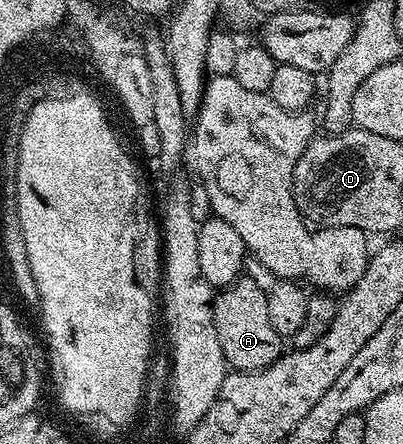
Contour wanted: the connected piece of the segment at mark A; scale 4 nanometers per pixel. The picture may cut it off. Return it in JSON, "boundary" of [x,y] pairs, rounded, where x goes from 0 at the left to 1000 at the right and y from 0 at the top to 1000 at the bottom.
{"boundary":[[[598,622],[553,646],[526,673],[541,775],[551,784],[558,818],[578,836],[628,842],[633,833],[658,833],[707,795],[707,773],[695,752],[680,748],[680,730],[670,730],[670,703],[660,694],[663,673],[663,653],[640,649],[640,640],[630,640],[630,631],[613,622]]]}

